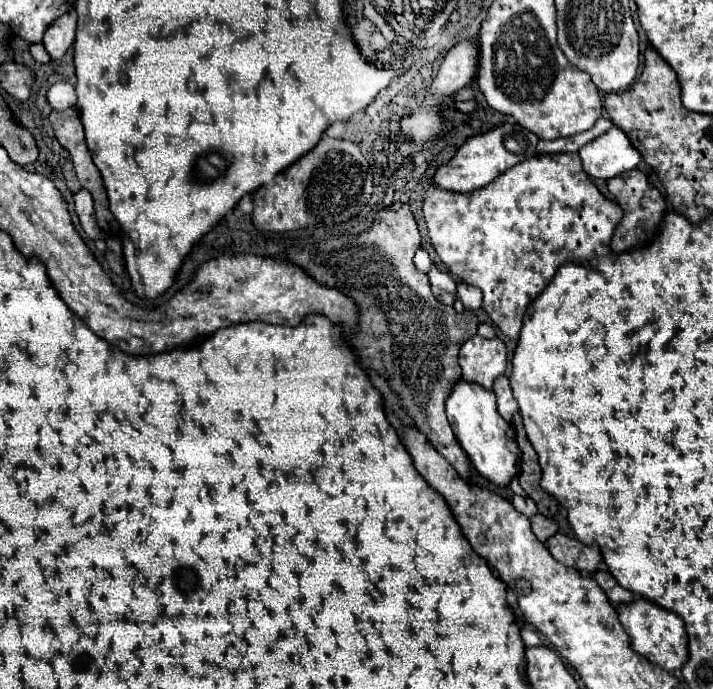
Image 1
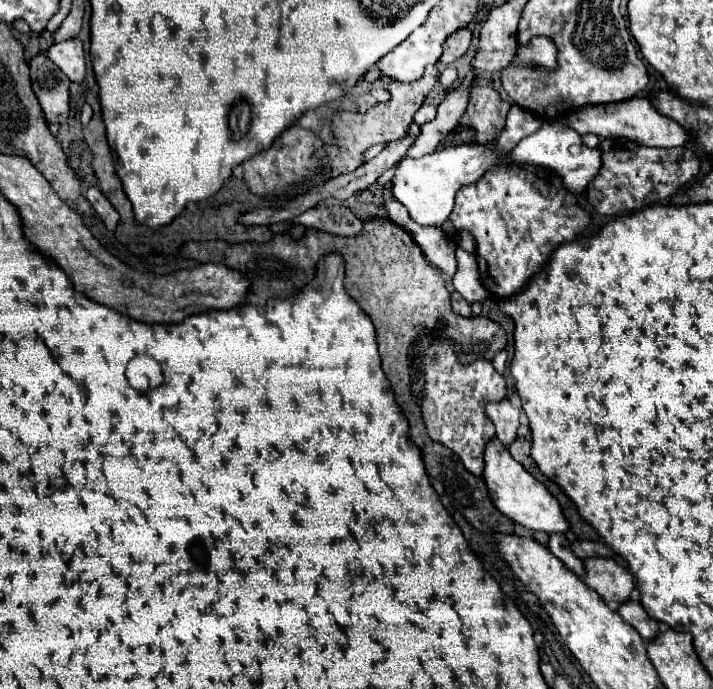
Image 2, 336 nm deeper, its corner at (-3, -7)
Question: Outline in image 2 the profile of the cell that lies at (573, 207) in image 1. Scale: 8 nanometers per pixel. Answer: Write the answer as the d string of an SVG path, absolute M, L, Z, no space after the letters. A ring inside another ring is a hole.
M517 163L499 165L497 169L489 169L477 185L467 185L457 193L455 209L449 217L457 231L469 231L477 241L477 265L481 283L497 297L511 297L521 291L529 279L541 271L543 263L551 257L551 253L567 241L573 241L579 231L589 225L589 215L577 205L573 193L565 191L557 173L545 167L521 167Z

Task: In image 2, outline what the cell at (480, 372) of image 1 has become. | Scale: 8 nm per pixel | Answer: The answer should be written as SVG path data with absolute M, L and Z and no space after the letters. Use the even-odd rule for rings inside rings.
M437 337L437 341L421 349L419 357L425 375L421 411L429 437L435 443L449 447L463 461L467 471L483 477L485 445L495 437L495 429L485 415L485 405L507 397L505 377L493 369L491 361L485 359L471 365L461 365L457 361L455 343L449 337Z

